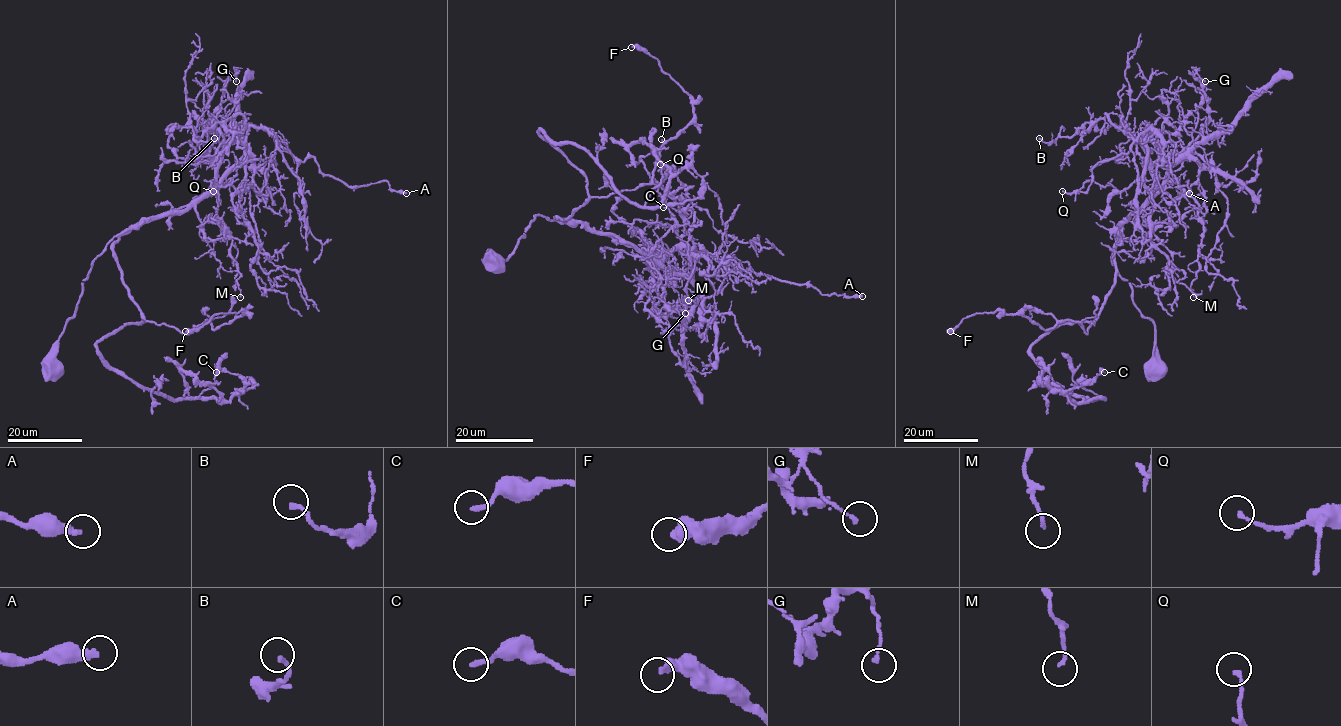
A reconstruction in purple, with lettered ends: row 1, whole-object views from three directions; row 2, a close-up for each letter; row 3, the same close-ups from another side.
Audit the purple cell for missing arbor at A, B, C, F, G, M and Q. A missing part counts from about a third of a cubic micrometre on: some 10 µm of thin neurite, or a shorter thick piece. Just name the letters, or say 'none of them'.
none of them

